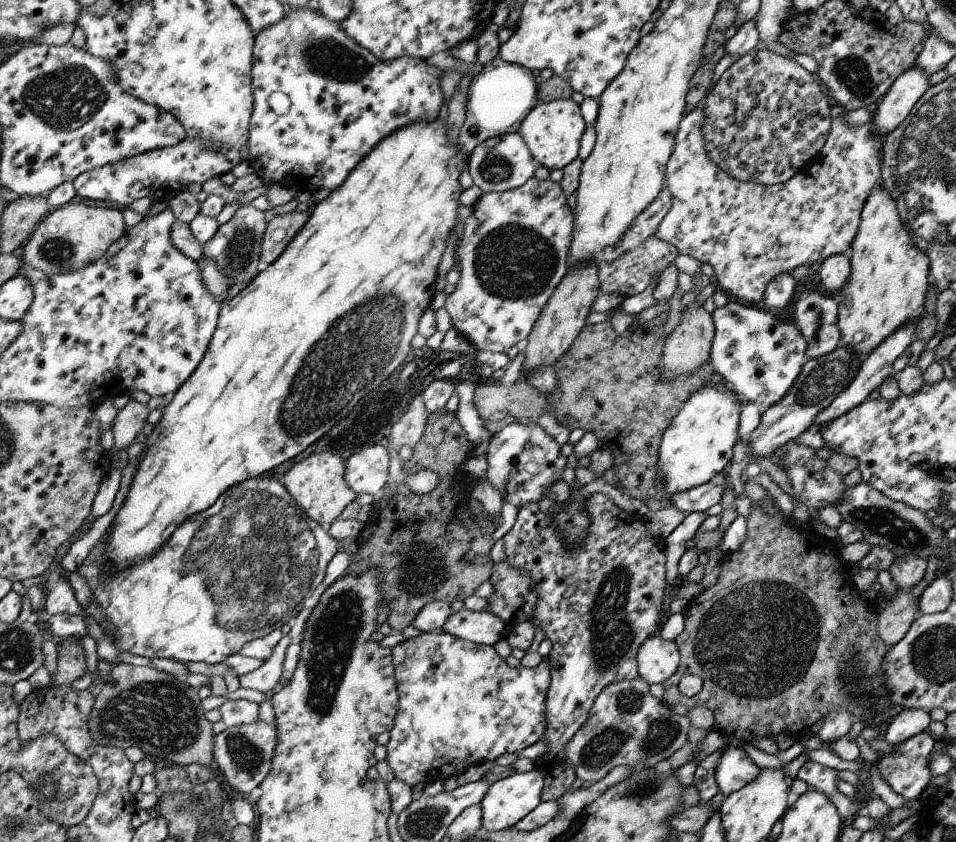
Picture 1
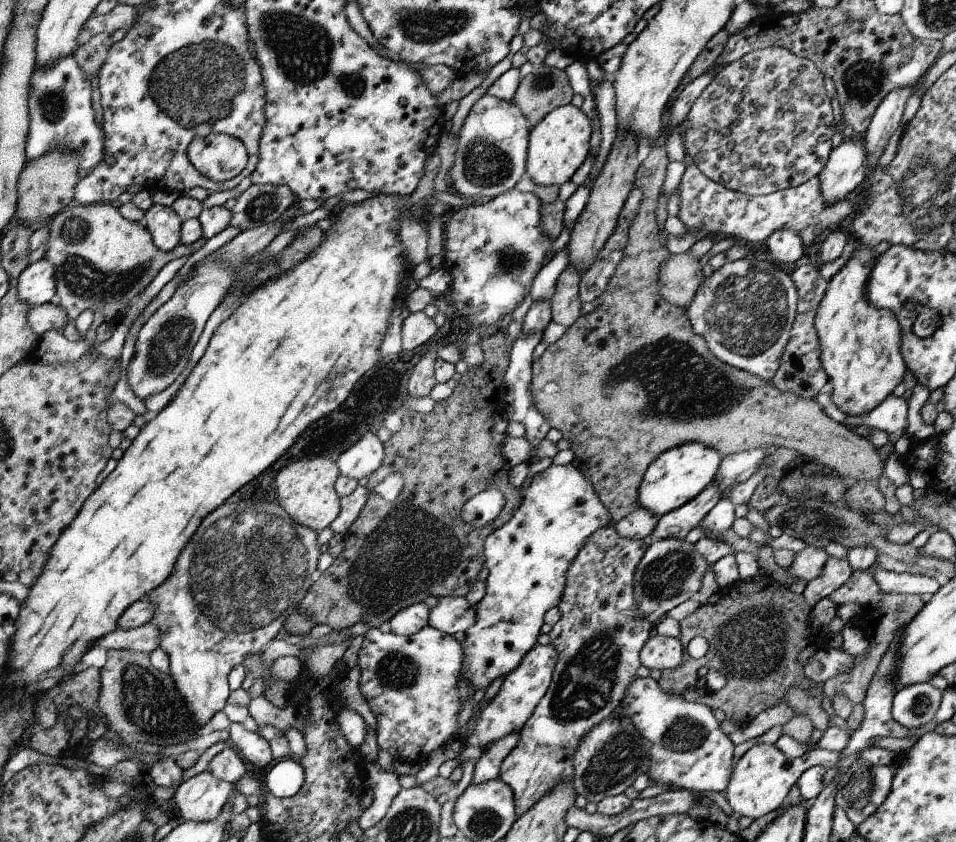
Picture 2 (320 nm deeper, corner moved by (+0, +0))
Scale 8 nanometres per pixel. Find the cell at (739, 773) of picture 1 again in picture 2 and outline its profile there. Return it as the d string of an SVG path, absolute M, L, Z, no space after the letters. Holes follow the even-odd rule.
M638 677L614 712L632 719L633 726L651 742L652 764L646 774L655 784L694 793L726 790L733 773L735 744L721 729L721 722L709 706L688 702L681 694L662 690L652 677Z

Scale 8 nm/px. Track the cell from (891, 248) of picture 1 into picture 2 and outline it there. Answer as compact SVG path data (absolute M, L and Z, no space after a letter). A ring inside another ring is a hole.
M868 247L855 250L849 261L829 280L824 298L814 319L820 345L820 360L827 379L832 383L831 400L844 414L858 416L872 412L884 402L906 374L907 366L900 352L900 325L891 310L873 307L865 297L865 288L877 254Z

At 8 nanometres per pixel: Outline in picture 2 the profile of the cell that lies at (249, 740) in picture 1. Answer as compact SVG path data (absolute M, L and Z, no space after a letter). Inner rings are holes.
M232 723L229 728L228 745L236 748L244 761L262 768L274 760L269 742L265 738L250 732L240 723Z

